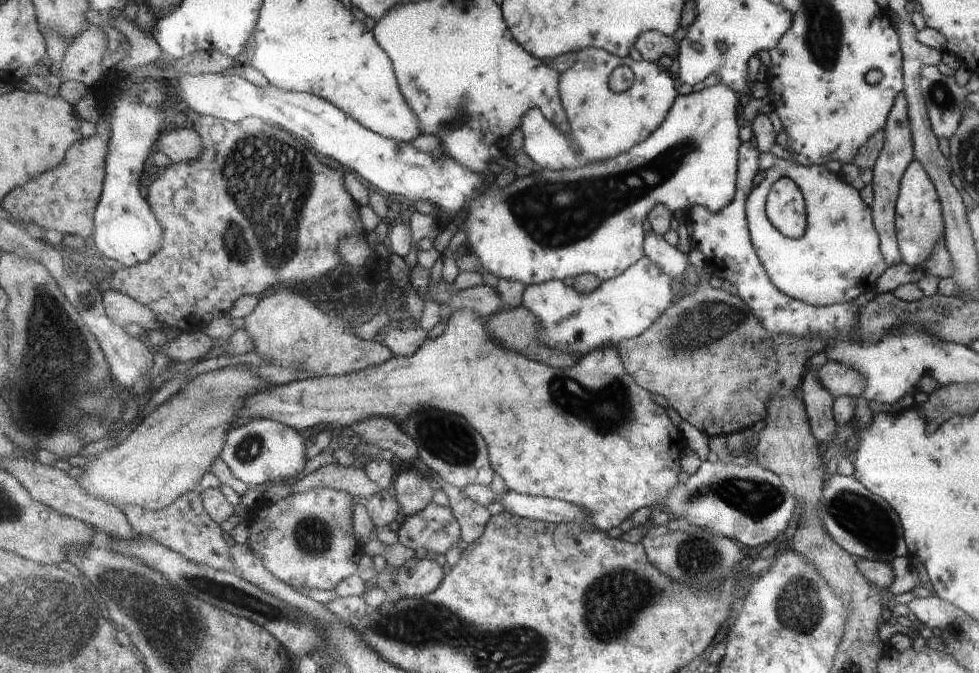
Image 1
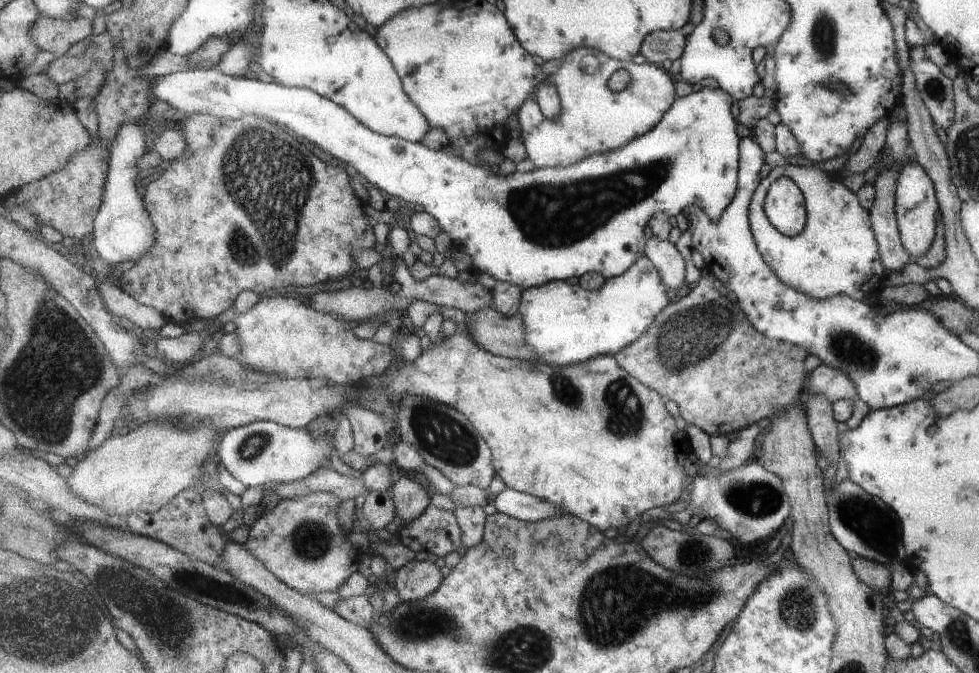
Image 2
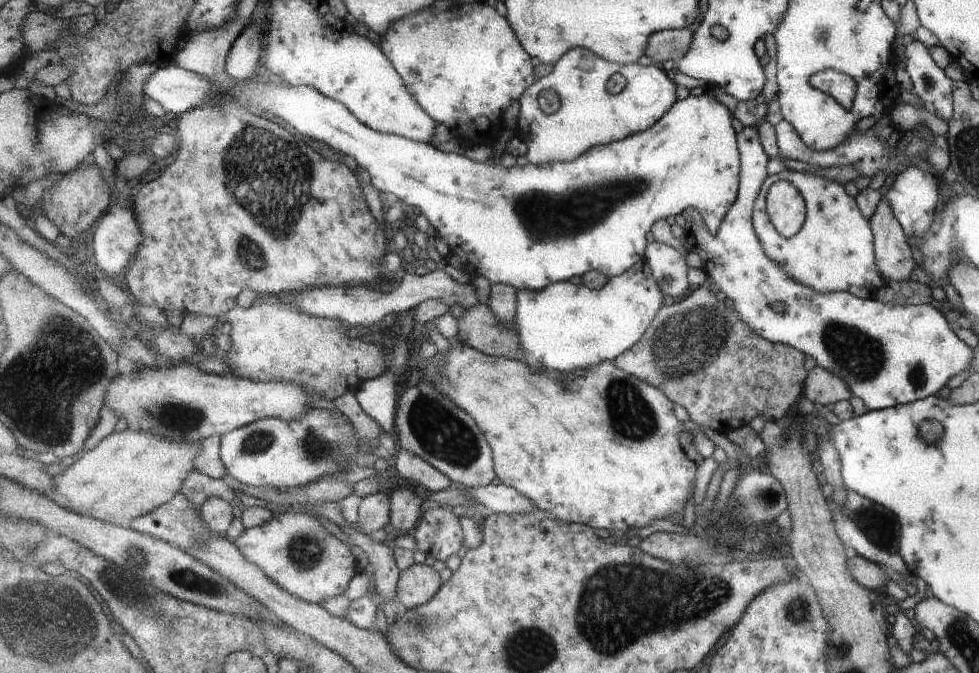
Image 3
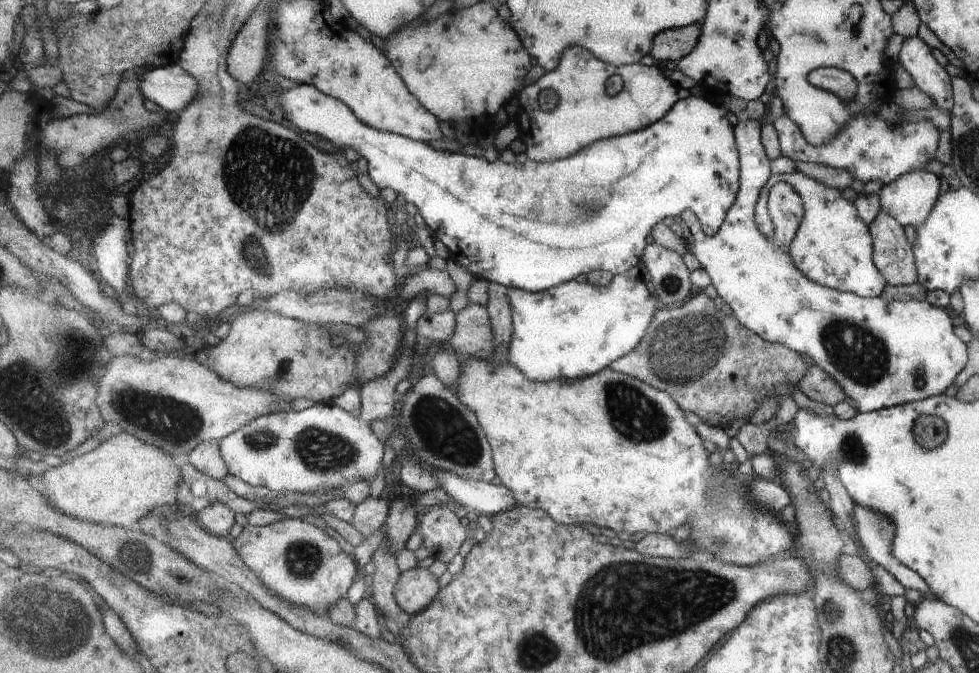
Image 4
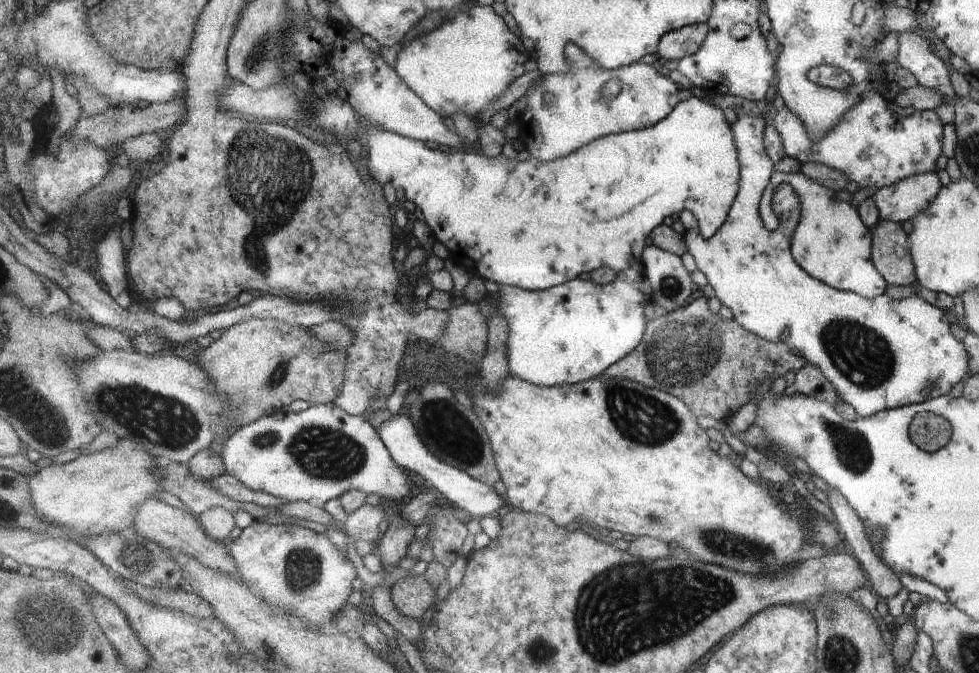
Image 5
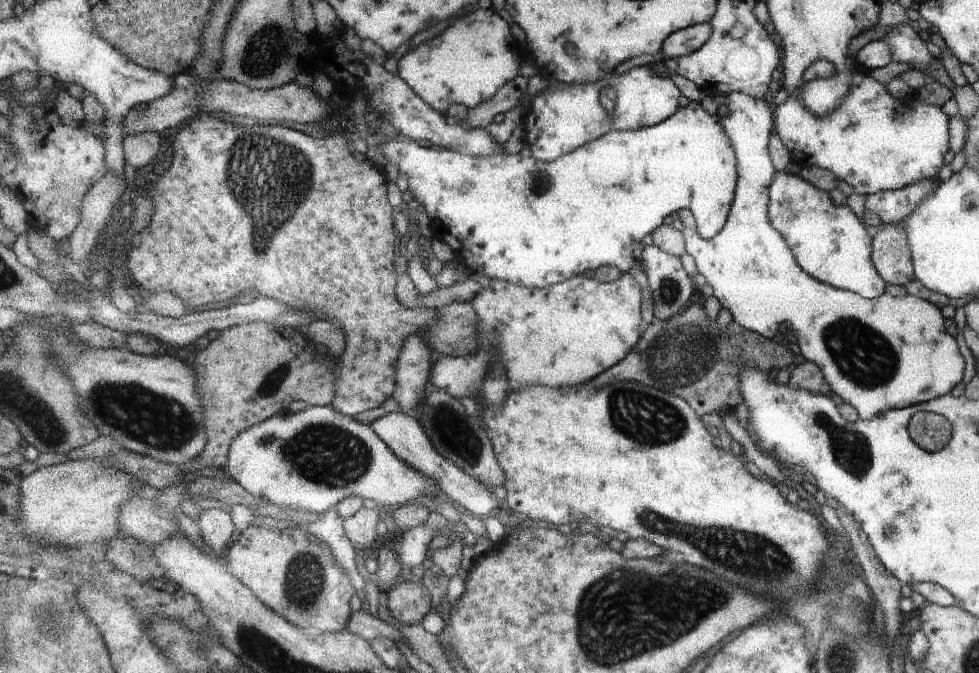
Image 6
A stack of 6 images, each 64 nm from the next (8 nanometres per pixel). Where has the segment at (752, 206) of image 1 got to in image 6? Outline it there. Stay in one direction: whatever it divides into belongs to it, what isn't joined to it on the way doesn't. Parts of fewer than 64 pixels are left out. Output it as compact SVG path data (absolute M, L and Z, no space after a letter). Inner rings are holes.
M775 171L768 188L765 216L771 228L783 236L794 261L807 276L867 300L884 293L886 284L870 261L871 238L846 203L834 203L827 192L798 174Z

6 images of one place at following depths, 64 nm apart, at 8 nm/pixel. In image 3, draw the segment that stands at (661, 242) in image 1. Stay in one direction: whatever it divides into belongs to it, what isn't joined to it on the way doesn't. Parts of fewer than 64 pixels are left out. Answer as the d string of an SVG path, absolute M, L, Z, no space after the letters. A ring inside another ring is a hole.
M654 239L647 246L645 259L668 300L687 294L690 266L679 250Z

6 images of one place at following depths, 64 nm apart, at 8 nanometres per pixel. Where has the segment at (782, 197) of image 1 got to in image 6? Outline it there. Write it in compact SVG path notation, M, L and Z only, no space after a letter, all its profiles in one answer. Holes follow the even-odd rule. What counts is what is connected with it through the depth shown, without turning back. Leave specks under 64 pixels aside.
M732 92L727 95L726 106L727 116L719 118L717 122L719 122L723 134L727 136L729 146L731 146L733 152L735 152L737 186L735 186L734 197L731 201L724 226L710 239L702 239L700 235L697 234L697 220L692 210L683 209L681 212L678 212L677 217L684 225L682 233L684 234L686 249L687 252L695 258L697 272L699 272L699 274L705 278L705 282L711 286L712 295L717 298L717 302L719 302L720 306L729 310L732 316L732 322L742 326L745 330L760 334L767 340L775 338L777 331L782 333L785 332L785 334L788 332L788 334L792 335L795 340L795 342L792 343L793 350L801 355L805 361L815 364L821 371L825 382L835 395L836 400L853 407L858 414L858 420L869 420L869 418L873 418L875 414L881 414L881 412L887 410L901 409L919 403L926 403L935 398L939 398L940 396L949 395L951 388L953 388L955 384L961 382L961 376L963 374L963 358L961 357L961 354L959 354L959 346L957 346L957 342L955 342L955 339L945 330L944 318L941 316L940 310L936 306L929 304L926 300L917 298L913 295L892 297L884 292L881 296L878 296L873 300L867 300L861 298L858 294L834 289L833 287L817 282L814 278L807 276L807 274L797 266L789 247L785 240L783 240L783 236L771 228L771 224L767 222L767 216L765 216L765 210L767 210L768 188L769 184L771 184L773 173L776 171L773 168L767 152L769 136L771 136L771 132L773 131L773 117L772 113L769 111L769 106L767 106L763 99L755 100L755 98L751 98L751 96L745 96L745 94L738 92Z

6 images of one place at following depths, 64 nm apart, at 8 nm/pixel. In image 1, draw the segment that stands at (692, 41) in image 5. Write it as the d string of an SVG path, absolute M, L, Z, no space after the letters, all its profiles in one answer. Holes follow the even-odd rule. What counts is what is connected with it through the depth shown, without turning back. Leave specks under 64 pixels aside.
M649 31L641 34L637 40L636 49L642 55L642 58L651 62L658 63L659 58L666 56L669 59L678 58L679 46L677 38L667 36L657 31Z

